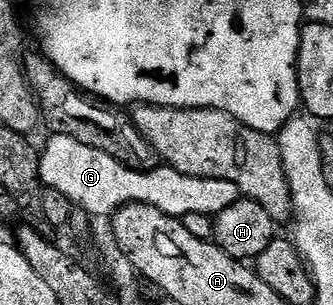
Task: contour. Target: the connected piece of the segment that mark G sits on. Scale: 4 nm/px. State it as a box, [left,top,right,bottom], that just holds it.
[39,134,239,217]

